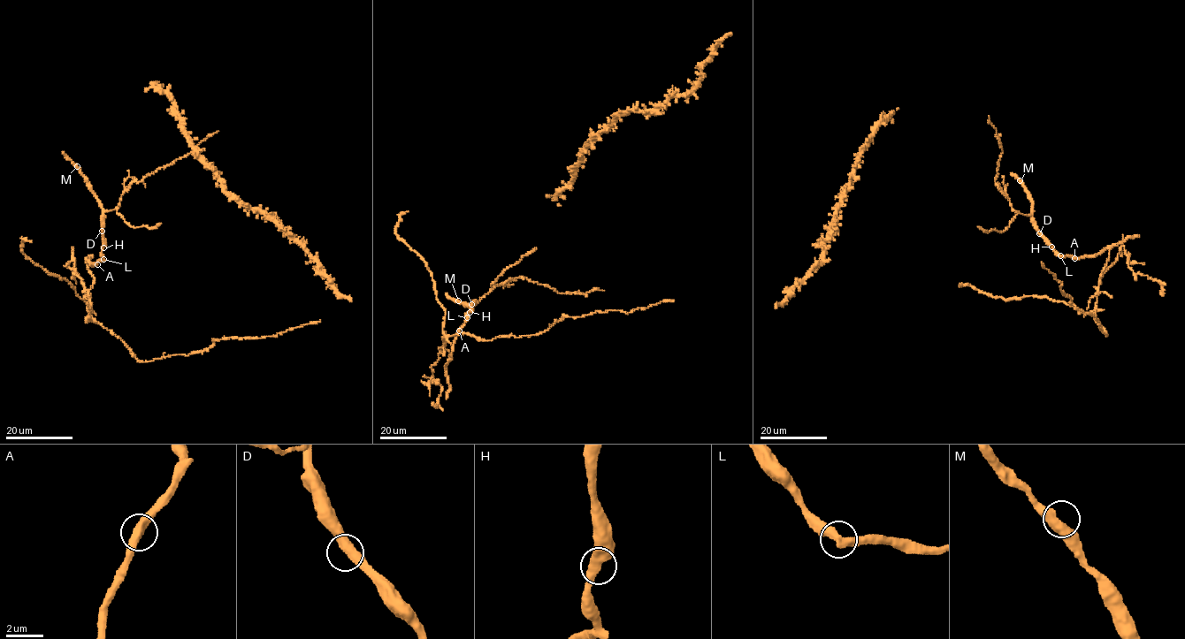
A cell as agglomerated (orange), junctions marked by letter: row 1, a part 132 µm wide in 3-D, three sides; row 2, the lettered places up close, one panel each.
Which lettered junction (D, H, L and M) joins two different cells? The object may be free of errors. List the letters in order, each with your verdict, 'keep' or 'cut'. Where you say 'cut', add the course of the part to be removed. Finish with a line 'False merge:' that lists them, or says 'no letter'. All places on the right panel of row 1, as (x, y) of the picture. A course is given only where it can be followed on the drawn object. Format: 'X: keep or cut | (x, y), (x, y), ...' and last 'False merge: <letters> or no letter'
D: keep
H: keep
L: cut | (1059, 255), (1080, 258), (1110, 248), (1095, 319), (1107, 335), (1094, 315), (1071, 302), (1042, 262)
M: keep
False merge: L

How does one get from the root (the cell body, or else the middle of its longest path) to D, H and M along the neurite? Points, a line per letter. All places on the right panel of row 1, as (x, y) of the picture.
D: (997, 167), (995, 178), (997, 188), (1013, 210), (1033, 216), (1039, 233)
H: (997, 167), (995, 178), (997, 188), (1013, 210), (1033, 216), (1035, 230), (1051, 247)
M: (997, 167), (995, 178), (997, 188), (1013, 210), (1029, 216), (1032, 200), (1020, 180)

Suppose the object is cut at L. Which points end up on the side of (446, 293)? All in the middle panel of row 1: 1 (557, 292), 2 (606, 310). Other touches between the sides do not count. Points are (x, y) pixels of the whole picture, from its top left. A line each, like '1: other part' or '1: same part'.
1: same part
2: other part

